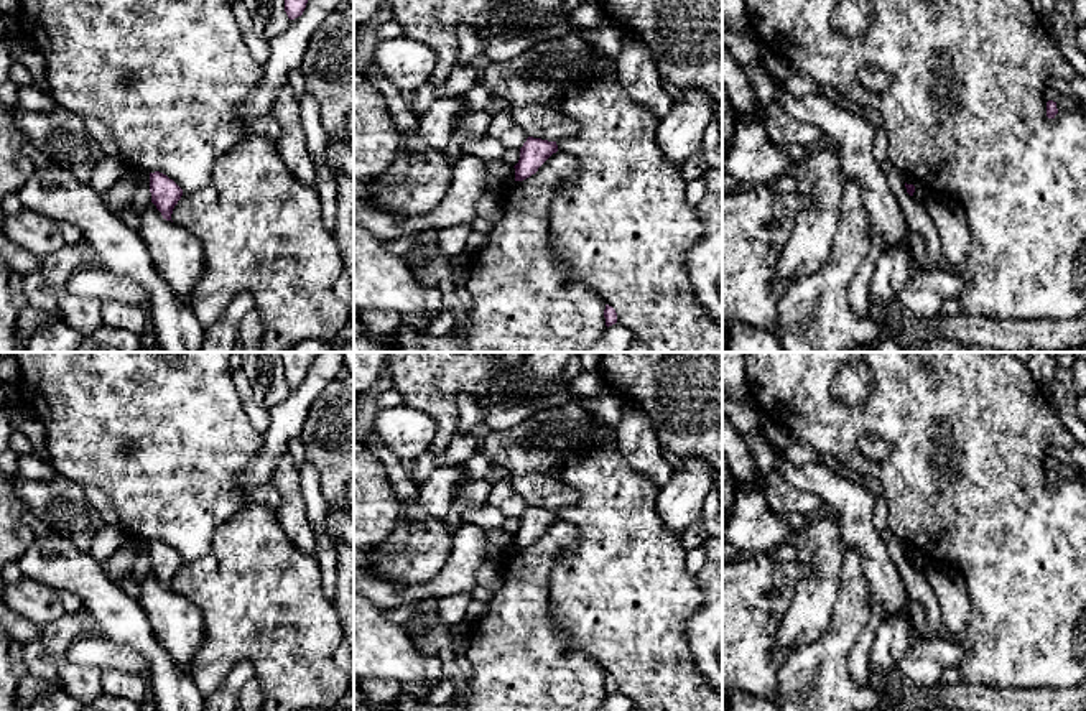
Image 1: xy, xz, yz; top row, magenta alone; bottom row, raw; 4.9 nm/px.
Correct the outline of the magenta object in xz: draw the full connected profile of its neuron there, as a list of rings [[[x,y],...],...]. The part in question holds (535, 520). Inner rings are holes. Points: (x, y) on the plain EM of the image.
[[[528,505],[520,517],[520,528],[515,537],[515,550],[523,550],[535,543],[538,537],[558,520],[556,510]]]

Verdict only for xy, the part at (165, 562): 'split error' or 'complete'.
complete

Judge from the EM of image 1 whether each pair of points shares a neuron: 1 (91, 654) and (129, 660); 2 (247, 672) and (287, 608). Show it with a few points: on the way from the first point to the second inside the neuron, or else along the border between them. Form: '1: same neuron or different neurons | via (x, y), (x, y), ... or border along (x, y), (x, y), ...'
1: same neuron | via (101, 654), (119, 657)
2: different neurons | border along (252, 662), (241, 660), (218, 683)

